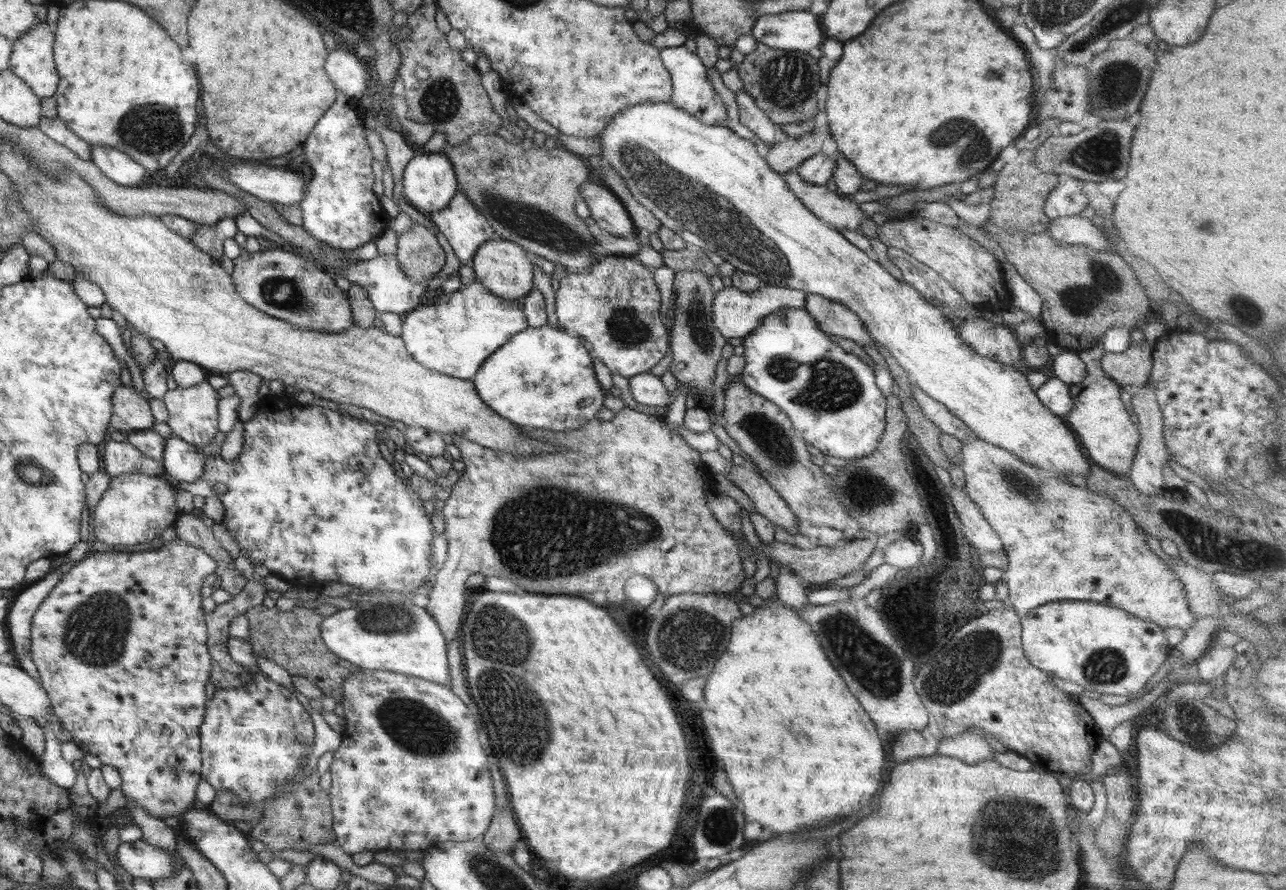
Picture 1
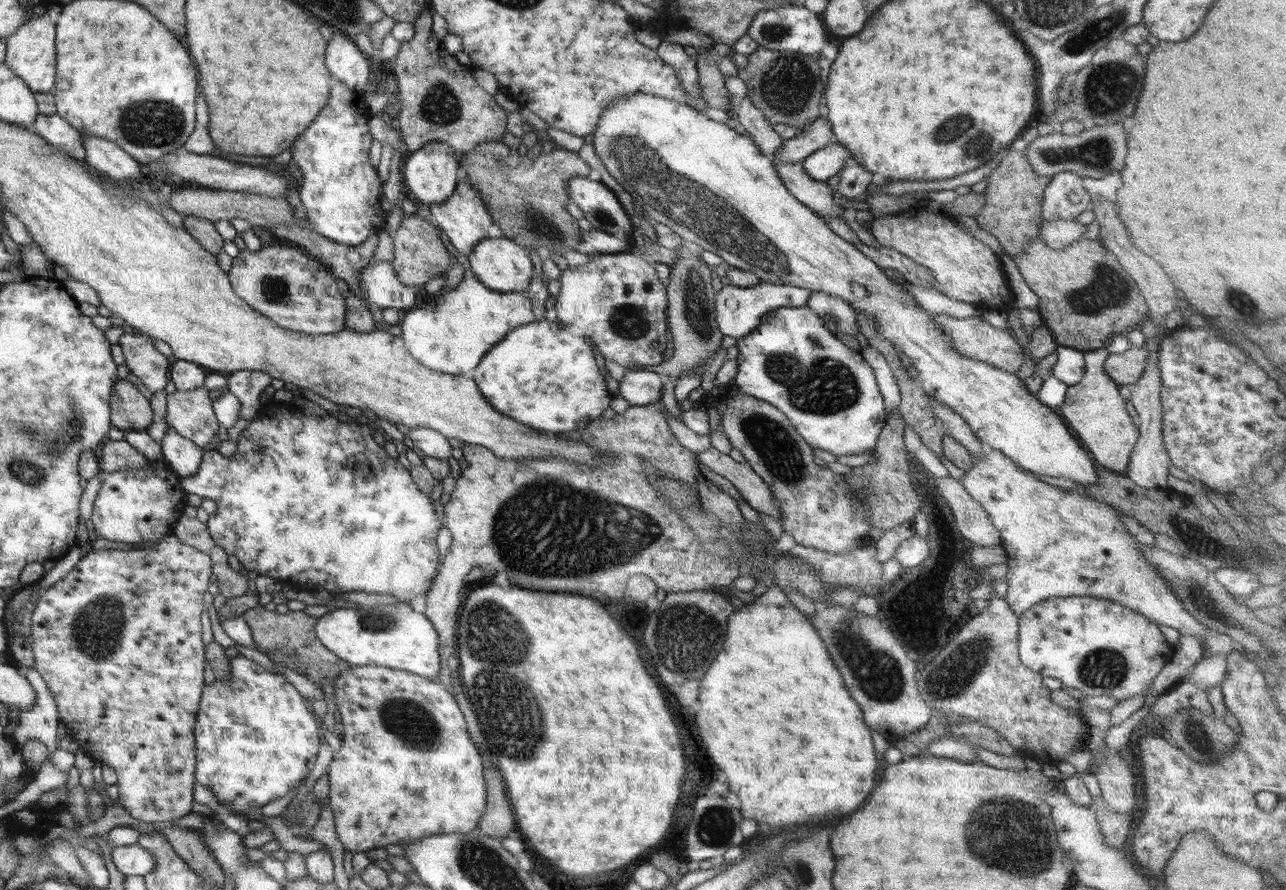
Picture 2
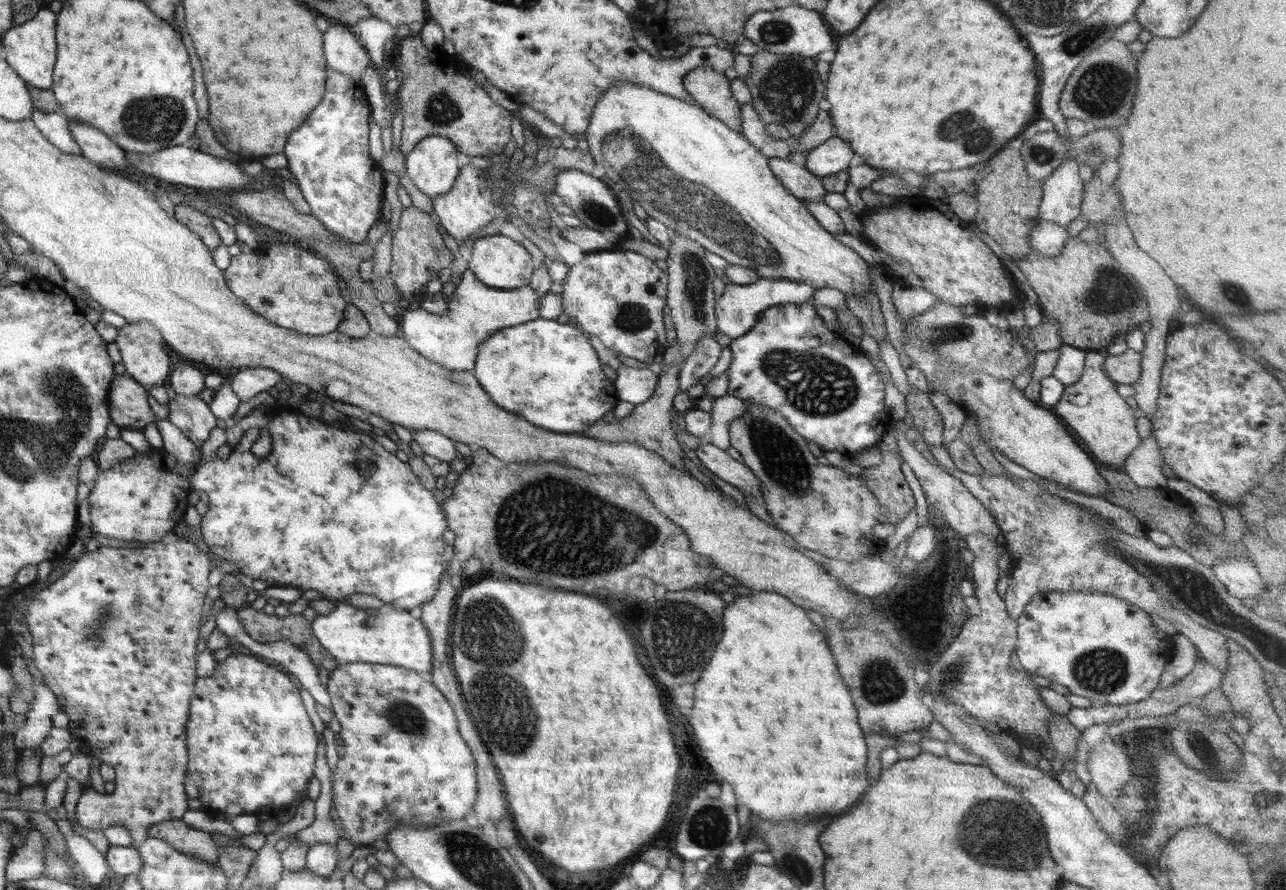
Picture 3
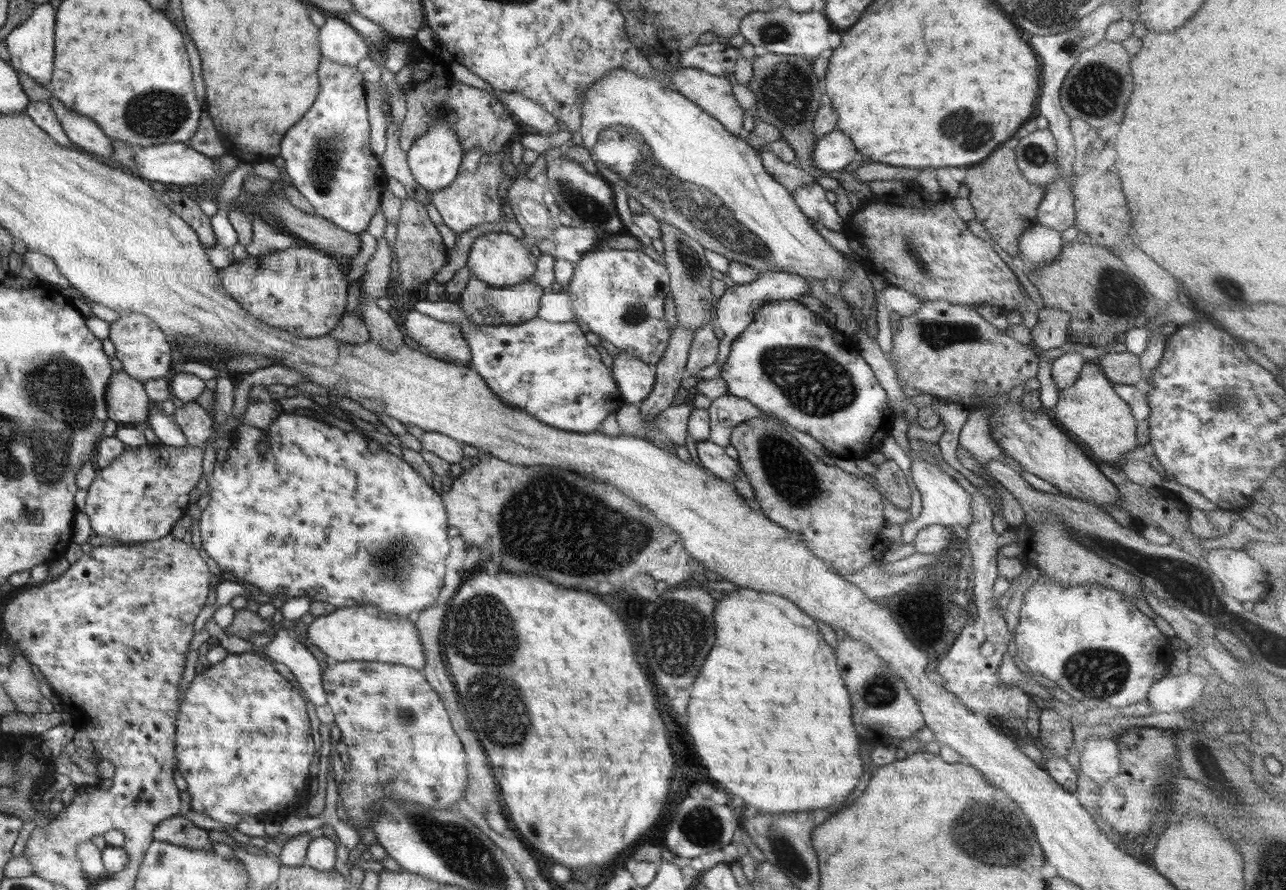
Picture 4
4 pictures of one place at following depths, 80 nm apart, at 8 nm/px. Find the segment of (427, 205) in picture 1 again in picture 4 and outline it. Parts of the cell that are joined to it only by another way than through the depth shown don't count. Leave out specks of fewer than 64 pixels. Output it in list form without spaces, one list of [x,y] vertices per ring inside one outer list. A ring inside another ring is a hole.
[[[438,121],[429,129],[414,139],[414,144],[408,149],[407,162],[416,182],[430,192],[448,188],[454,182],[461,170],[462,144],[453,126],[444,121]]]

